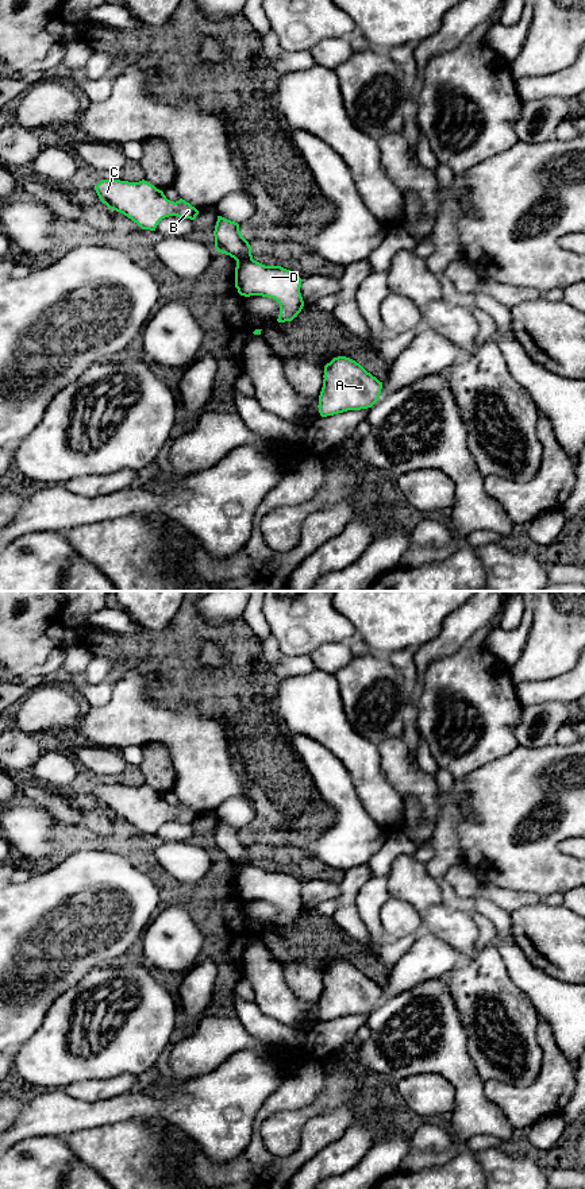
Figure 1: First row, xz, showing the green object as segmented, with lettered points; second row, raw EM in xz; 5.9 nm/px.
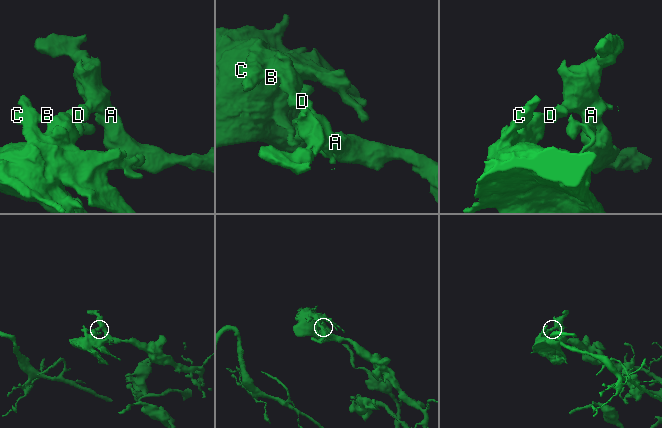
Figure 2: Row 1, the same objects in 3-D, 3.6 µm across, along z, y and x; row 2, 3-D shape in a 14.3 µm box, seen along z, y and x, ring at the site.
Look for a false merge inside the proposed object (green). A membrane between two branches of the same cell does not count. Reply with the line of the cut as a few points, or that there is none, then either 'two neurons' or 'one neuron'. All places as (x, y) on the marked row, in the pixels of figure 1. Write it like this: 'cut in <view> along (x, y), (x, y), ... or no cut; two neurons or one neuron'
cut in xz along (253, 259), (237, 262); two neurons

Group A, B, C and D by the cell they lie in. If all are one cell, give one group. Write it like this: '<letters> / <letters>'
A D / B C

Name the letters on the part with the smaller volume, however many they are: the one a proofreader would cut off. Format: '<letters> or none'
B, C

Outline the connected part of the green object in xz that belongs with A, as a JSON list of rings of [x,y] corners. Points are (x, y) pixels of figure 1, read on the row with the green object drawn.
[[[346,356],[327,363],[323,378],[317,405],[322,417],[372,408],[382,389],[382,382]]]

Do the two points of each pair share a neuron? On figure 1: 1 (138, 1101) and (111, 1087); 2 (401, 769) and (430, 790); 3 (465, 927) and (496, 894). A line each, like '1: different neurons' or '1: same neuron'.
1: different neurons
2: same neuron
3: different neurons

